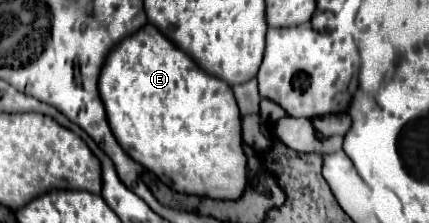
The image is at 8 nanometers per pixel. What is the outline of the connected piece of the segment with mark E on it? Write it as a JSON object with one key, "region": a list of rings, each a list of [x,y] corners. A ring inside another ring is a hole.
{"region":[[[146,23],[112,47],[100,71],[98,91],[108,115],[108,125],[122,149],[174,191],[212,199],[238,199],[238,195],[242,195],[242,187],[246,187],[246,155],[242,151],[240,111],[232,87],[198,67],[198,63],[166,39],[156,25]]]}

